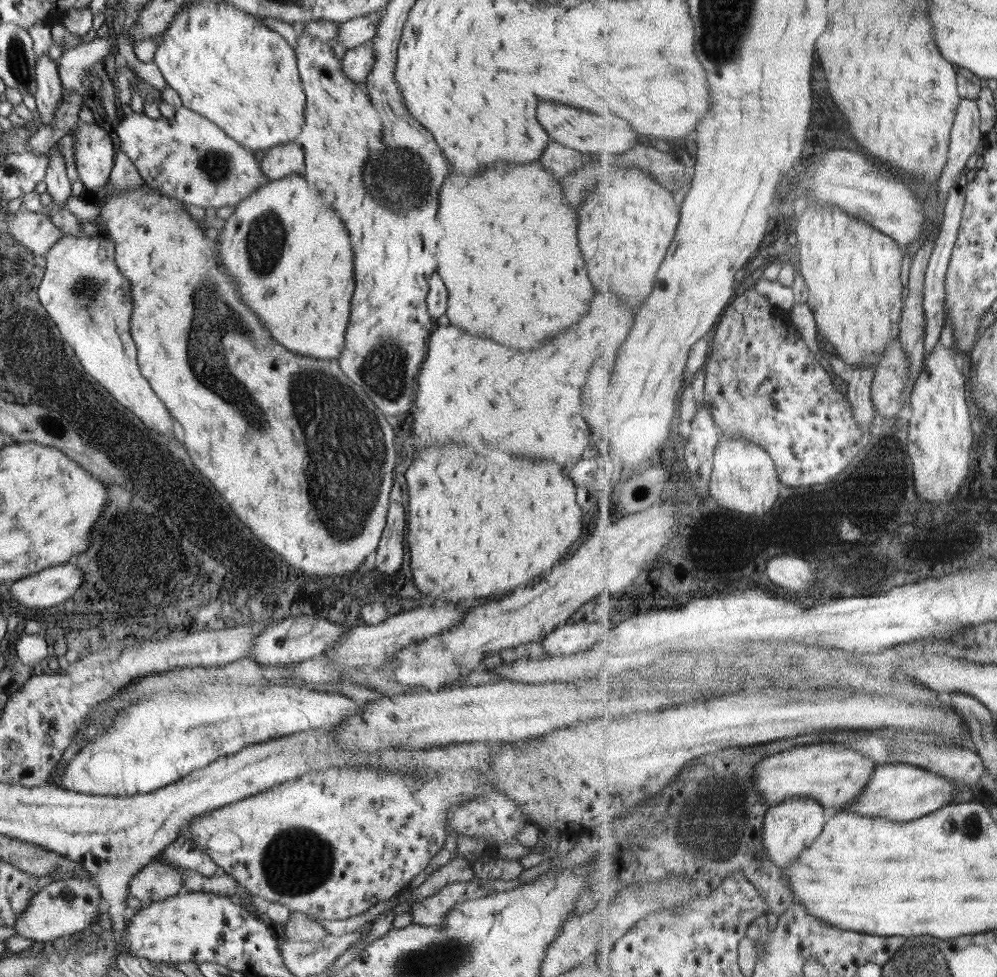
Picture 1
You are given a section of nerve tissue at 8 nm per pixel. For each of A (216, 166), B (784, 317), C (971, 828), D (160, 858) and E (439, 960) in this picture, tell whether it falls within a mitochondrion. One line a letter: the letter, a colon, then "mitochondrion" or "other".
A: mitochondrion
B: other
C: mitochondrion
D: other
E: mitochondrion

